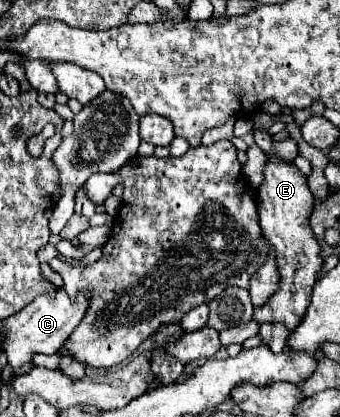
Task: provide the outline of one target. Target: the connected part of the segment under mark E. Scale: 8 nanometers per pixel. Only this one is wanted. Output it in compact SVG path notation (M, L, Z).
M276 153L266 155L264 181L258 187L258 217L262 235L274 247L276 267L280 275L280 287L262 307L254 309L254 319L258 323L284 323L290 331L302 321L306 307L310 305L312 287L318 281L318 275L324 267L320 257L320 245L308 225L308 219L314 209L314 197L308 189L306 177L296 169L294 163L282 161Z

